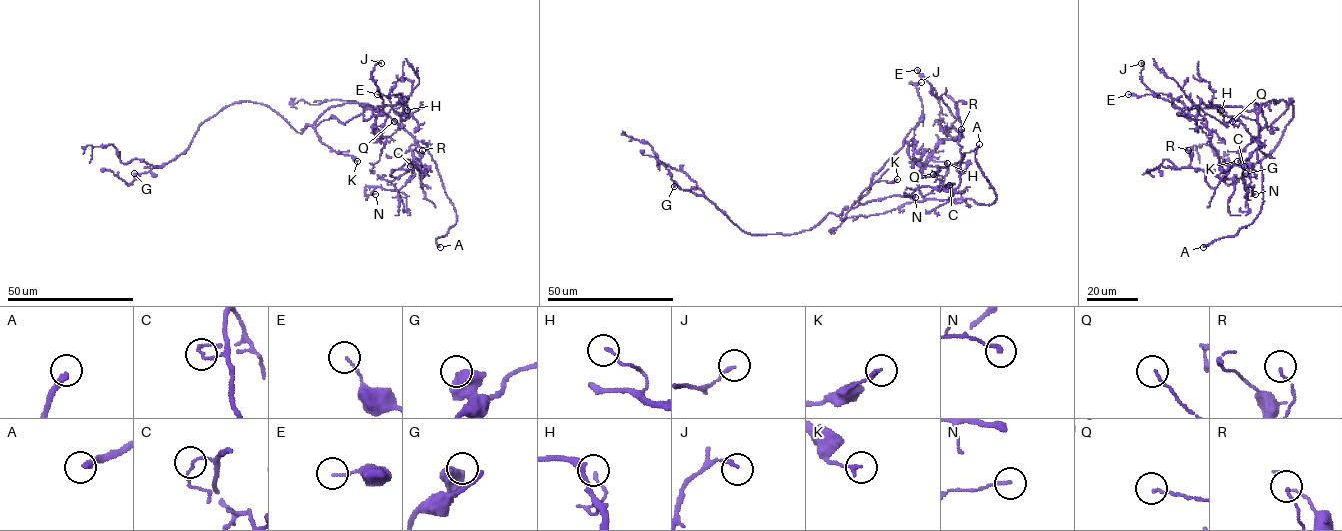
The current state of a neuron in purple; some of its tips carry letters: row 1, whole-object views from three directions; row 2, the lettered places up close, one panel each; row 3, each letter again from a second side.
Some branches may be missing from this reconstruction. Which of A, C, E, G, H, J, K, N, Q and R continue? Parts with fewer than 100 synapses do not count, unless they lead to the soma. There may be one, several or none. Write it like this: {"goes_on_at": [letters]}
{"goes_on_at": ["A"]}

